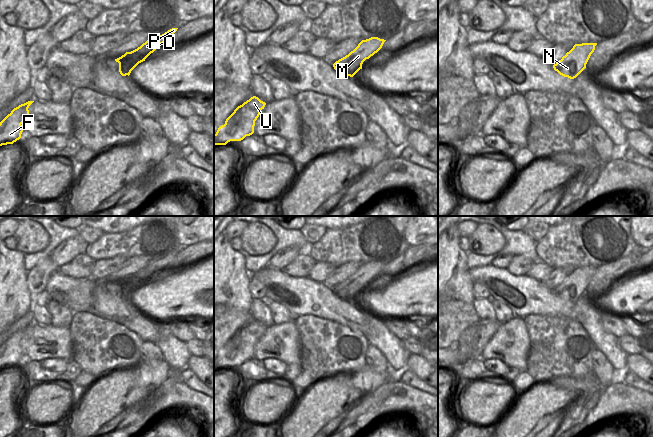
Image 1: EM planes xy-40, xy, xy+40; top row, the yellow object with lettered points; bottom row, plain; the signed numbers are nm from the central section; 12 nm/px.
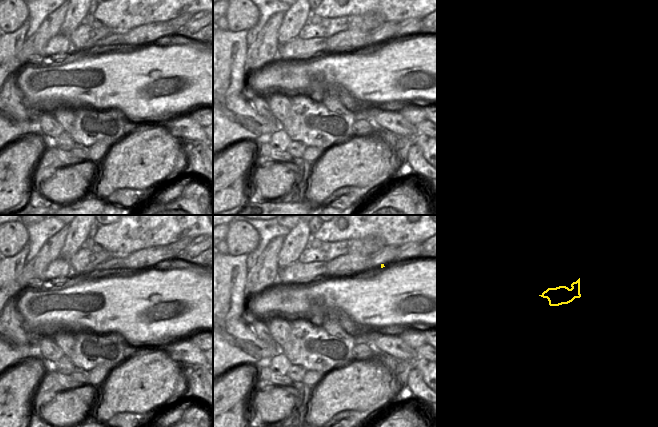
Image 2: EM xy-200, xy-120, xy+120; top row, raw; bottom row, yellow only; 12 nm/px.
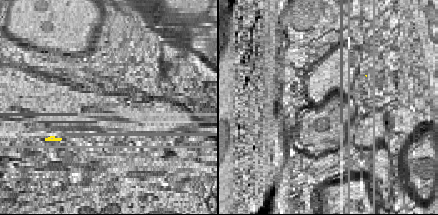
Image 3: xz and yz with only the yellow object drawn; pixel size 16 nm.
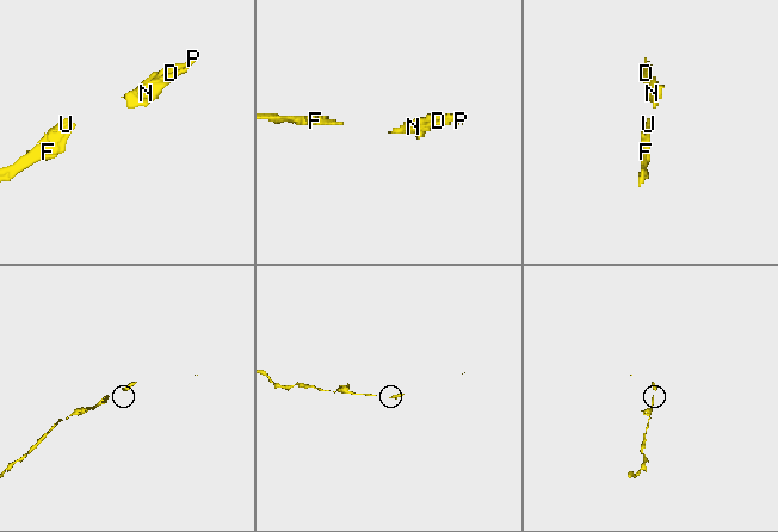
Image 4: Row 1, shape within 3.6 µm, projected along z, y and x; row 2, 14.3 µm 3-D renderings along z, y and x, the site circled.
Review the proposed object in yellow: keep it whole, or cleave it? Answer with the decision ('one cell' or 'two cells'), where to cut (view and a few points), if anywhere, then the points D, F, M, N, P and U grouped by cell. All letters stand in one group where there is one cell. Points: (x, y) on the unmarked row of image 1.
one cell; cut none; groups D F M N P U

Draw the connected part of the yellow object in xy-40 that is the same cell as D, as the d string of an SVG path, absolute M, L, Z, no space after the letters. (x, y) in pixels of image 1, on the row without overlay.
M172 252L162 259L152 259L137 273L126 276L121 281L115 283L119 287L119 296L122 300L130 299L131 295L141 286L153 277L160 268L165 267L177 255L178 252Z

